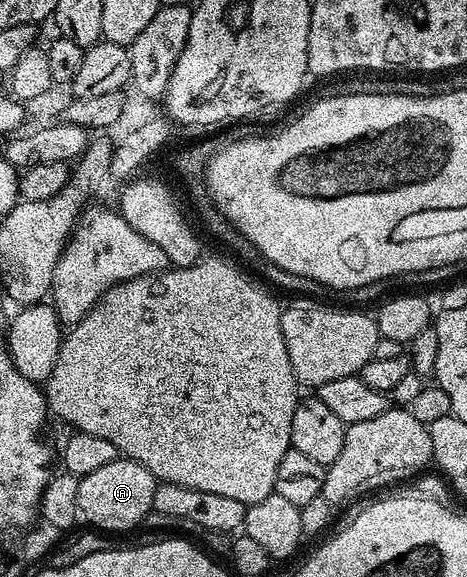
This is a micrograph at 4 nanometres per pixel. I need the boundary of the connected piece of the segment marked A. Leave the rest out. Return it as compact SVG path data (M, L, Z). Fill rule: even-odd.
M120 458L109 462L109 466L100 466L98 470L93 470L93 474L85 474L75 485L75 506L80 517L88 520L92 529L104 534L111 532L127 532L130 528L138 529L142 525L143 519L151 511L153 506L153 490L157 481L155 475L145 466L141 466L136 460Z

